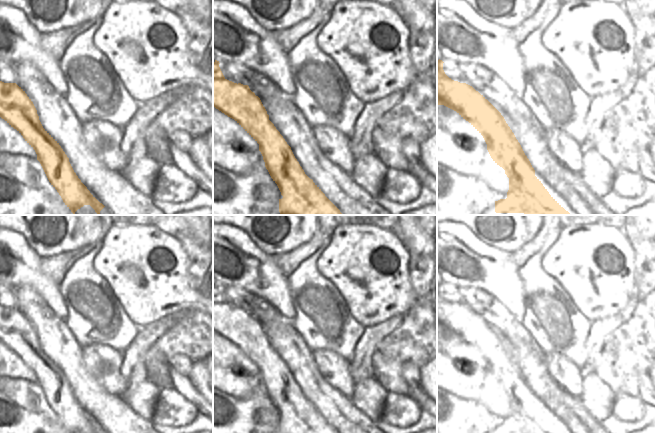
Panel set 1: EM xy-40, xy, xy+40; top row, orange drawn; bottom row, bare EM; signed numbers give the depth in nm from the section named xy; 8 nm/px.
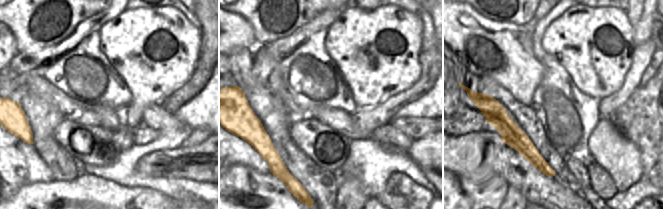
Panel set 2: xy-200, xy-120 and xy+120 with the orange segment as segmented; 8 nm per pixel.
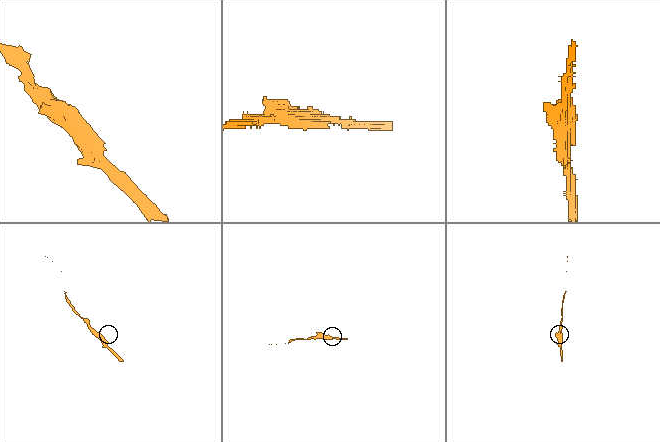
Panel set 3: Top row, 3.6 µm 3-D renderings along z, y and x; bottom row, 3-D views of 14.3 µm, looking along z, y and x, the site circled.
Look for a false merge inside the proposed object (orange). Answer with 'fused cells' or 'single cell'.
fused cells

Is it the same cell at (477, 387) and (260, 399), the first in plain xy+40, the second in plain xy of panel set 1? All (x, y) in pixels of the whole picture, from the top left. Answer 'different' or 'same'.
different

